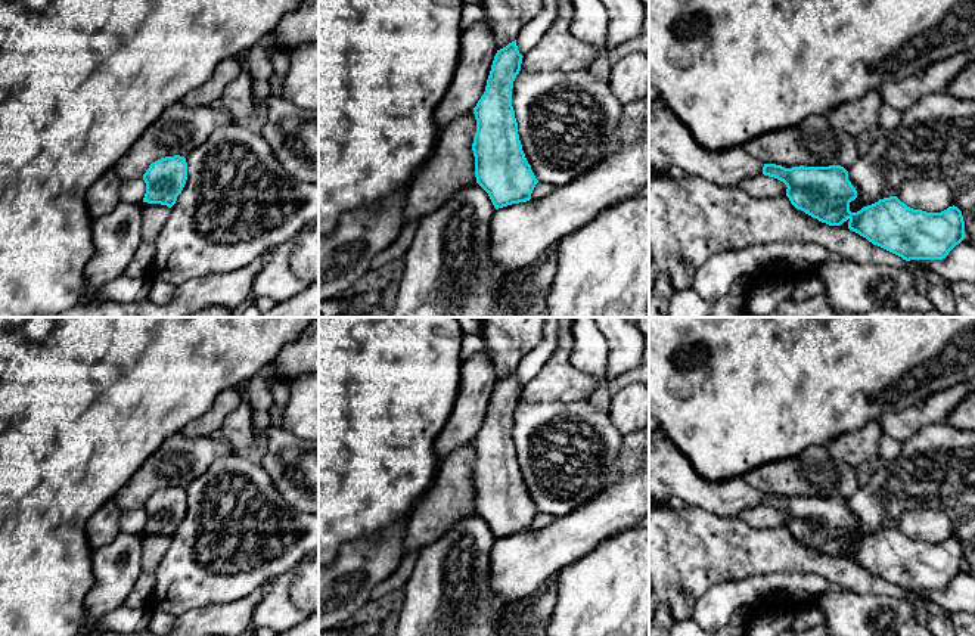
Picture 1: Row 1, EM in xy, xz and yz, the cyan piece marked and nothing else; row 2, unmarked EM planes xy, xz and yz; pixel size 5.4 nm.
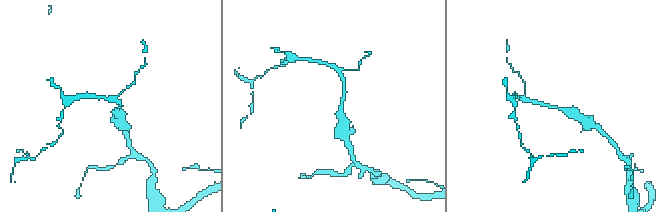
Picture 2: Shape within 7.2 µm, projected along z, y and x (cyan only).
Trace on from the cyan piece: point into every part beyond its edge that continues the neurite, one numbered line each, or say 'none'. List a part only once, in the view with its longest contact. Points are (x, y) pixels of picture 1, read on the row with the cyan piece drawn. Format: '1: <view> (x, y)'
none

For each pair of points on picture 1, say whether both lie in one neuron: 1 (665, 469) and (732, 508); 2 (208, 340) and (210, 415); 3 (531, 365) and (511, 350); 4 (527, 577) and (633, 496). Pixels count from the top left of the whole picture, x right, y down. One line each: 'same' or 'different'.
1: same
2: different
3: different
4: same

